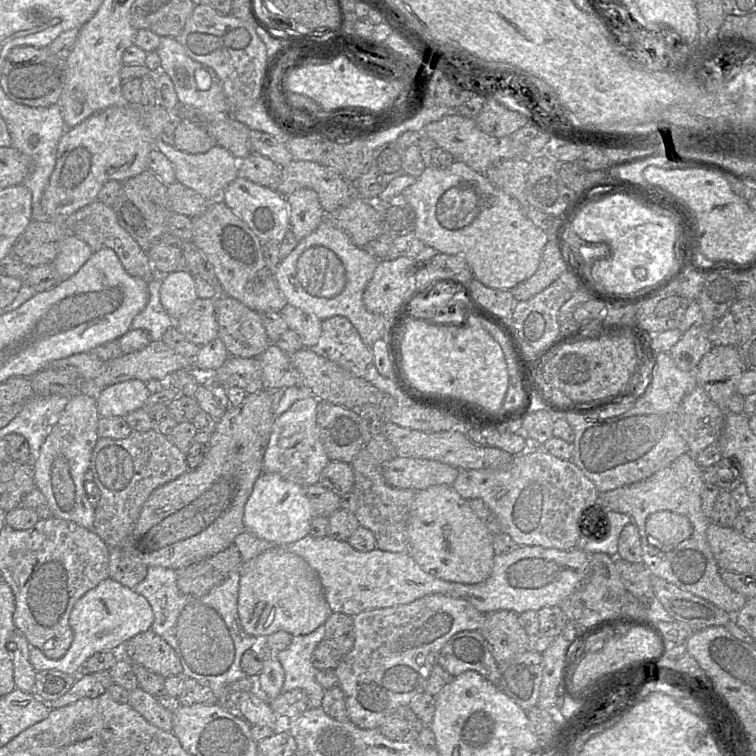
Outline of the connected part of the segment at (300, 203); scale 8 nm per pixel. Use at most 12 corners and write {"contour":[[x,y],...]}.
{"contour":[[318,194],[286,197],[290,229],[302,240],[326,219]]}

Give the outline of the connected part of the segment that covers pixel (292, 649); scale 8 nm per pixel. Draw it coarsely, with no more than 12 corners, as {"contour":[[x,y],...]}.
{"contour":[[323,625],[293,636],[275,654],[284,670],[282,692],[302,689],[308,708],[321,707],[325,690],[311,657]]}

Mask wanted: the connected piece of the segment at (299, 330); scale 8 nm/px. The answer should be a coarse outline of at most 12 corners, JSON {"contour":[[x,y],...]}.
{"contour":[[291,304],[280,313],[304,348],[318,343],[323,320]]}

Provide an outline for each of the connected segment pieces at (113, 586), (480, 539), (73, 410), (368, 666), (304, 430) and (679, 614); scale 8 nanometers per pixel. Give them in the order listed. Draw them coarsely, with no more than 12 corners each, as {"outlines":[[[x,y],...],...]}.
{"outlines":[[[107,578],[75,603],[74,639],[52,660],[31,647],[36,672],[78,676],[94,654],[151,629],[145,597]],[[452,485],[416,493],[409,554],[435,578],[492,573],[493,534]],[[96,395],[71,396],[32,464],[52,517],[93,529]],[[431,594],[353,617],[335,675],[348,720],[409,706],[486,614]],[[315,396],[274,420],[263,471],[304,487],[330,462]],[[656,576],[651,585],[672,619],[692,633],[734,616]]]}

